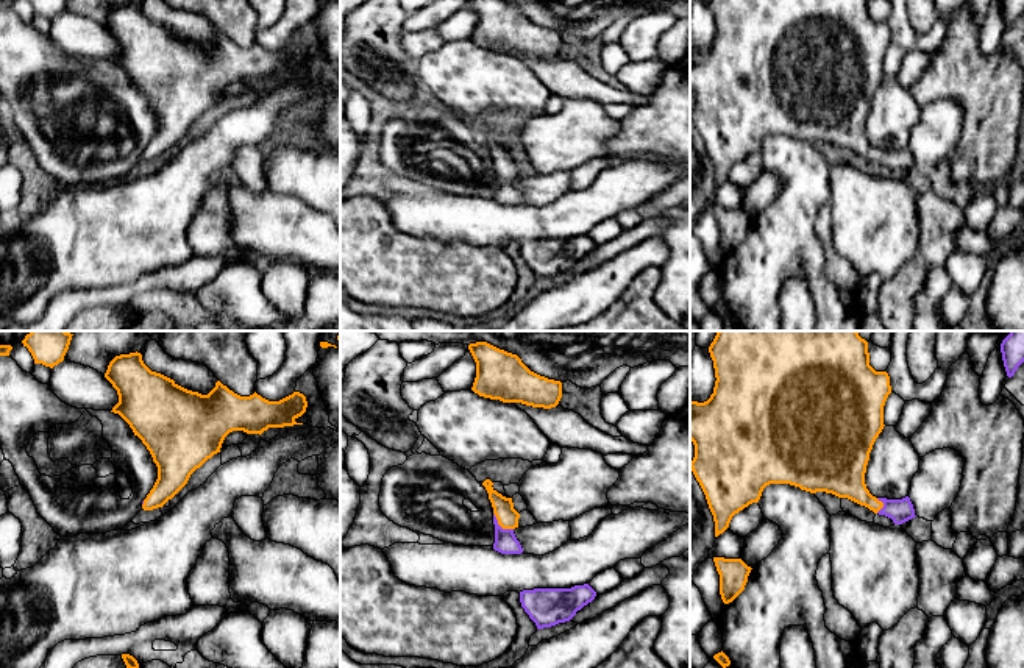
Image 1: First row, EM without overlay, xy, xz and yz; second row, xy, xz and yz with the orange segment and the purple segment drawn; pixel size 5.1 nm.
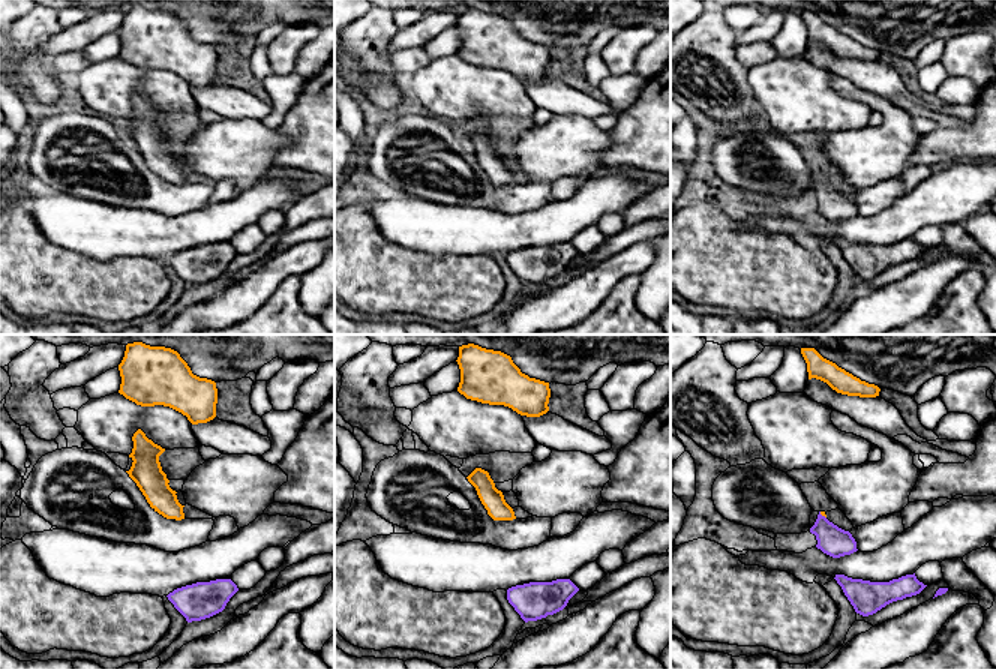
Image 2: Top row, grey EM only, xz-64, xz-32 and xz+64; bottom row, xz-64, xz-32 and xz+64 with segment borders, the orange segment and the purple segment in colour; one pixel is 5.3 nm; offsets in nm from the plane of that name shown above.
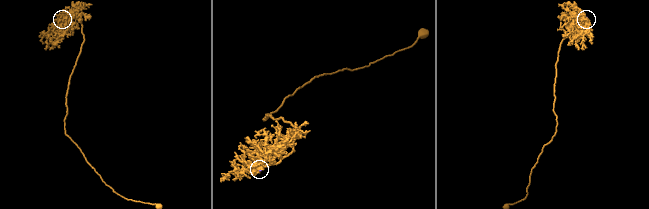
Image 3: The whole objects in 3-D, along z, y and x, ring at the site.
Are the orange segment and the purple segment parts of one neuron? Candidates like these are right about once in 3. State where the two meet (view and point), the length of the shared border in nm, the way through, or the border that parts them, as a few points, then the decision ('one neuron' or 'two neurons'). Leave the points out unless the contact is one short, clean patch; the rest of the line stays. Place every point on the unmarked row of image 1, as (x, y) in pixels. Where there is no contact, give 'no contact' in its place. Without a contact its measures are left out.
xz (500, 175) | 140 nm | across xz (508, 167), (500, 175), (506, 192) | one neuron

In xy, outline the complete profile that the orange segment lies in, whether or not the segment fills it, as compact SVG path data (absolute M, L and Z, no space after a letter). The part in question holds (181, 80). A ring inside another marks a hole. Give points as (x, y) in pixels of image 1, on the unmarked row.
M137 2L116 6L109 12L105 28L119 45L119 53L111 62L119 64L130 75L158 117L158 130L144 150L144 161L162 158L172 150L197 119L220 103L222 94L229 83L244 81L261 86L268 78L303 75L295 70L308 58L306 47L300 42L293 42L279 52L268 52L256 42L250 47L240 47L220 31L208 45L201 45L178 36L161 23L151 22Z

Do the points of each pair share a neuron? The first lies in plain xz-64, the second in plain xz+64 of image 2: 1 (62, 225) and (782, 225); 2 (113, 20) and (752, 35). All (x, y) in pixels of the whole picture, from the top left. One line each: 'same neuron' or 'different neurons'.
1: same neuron
2: same neuron

